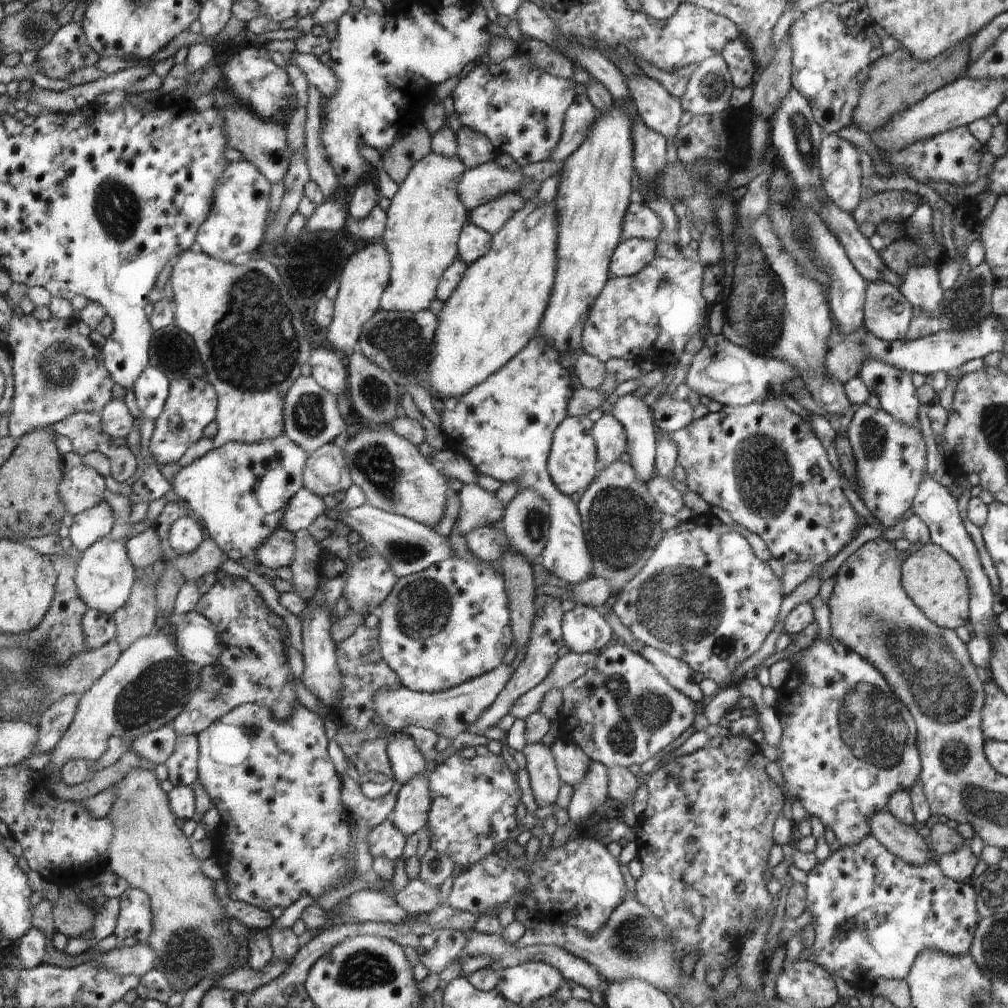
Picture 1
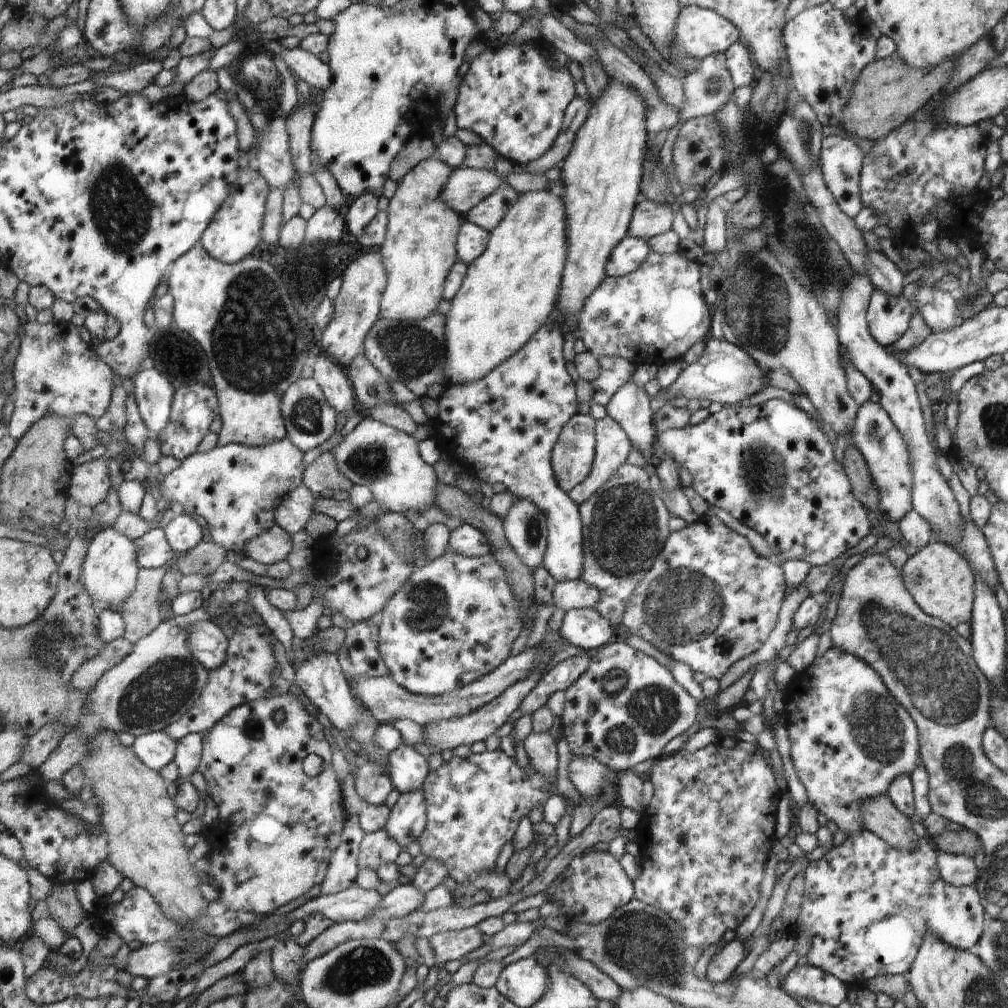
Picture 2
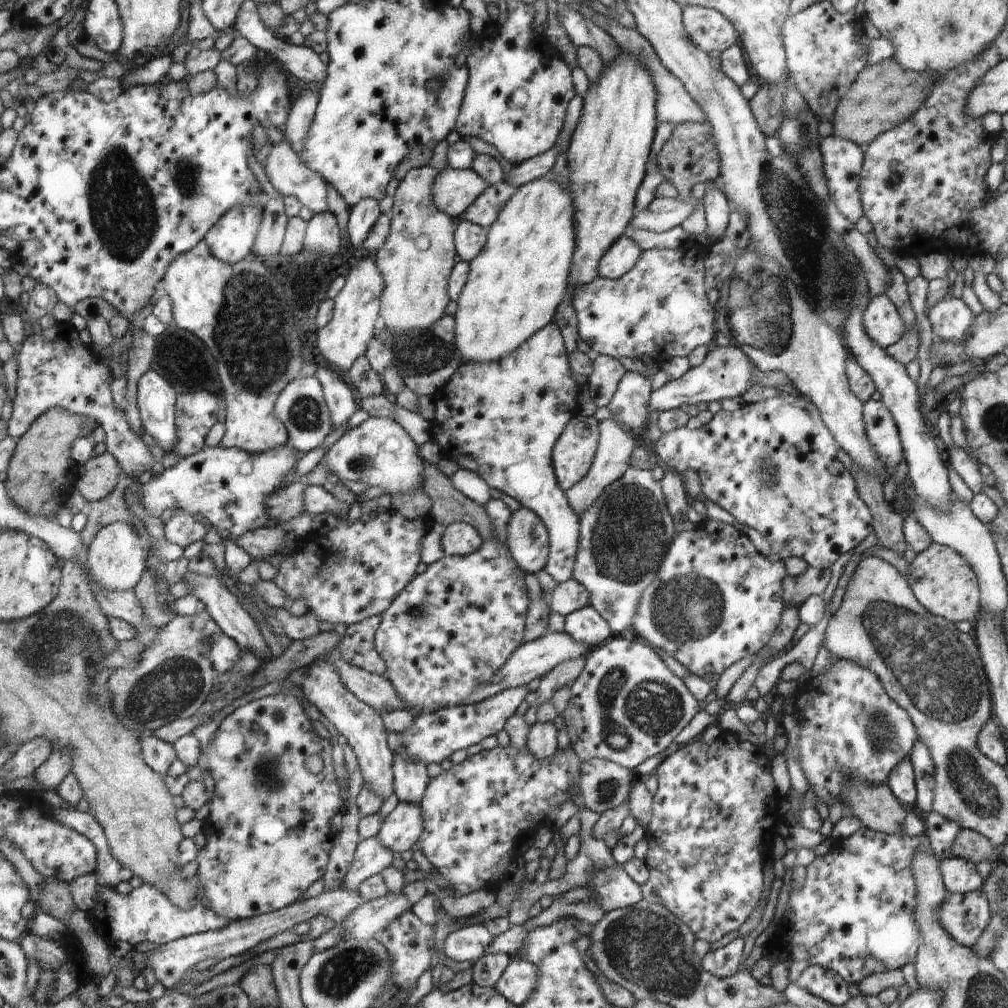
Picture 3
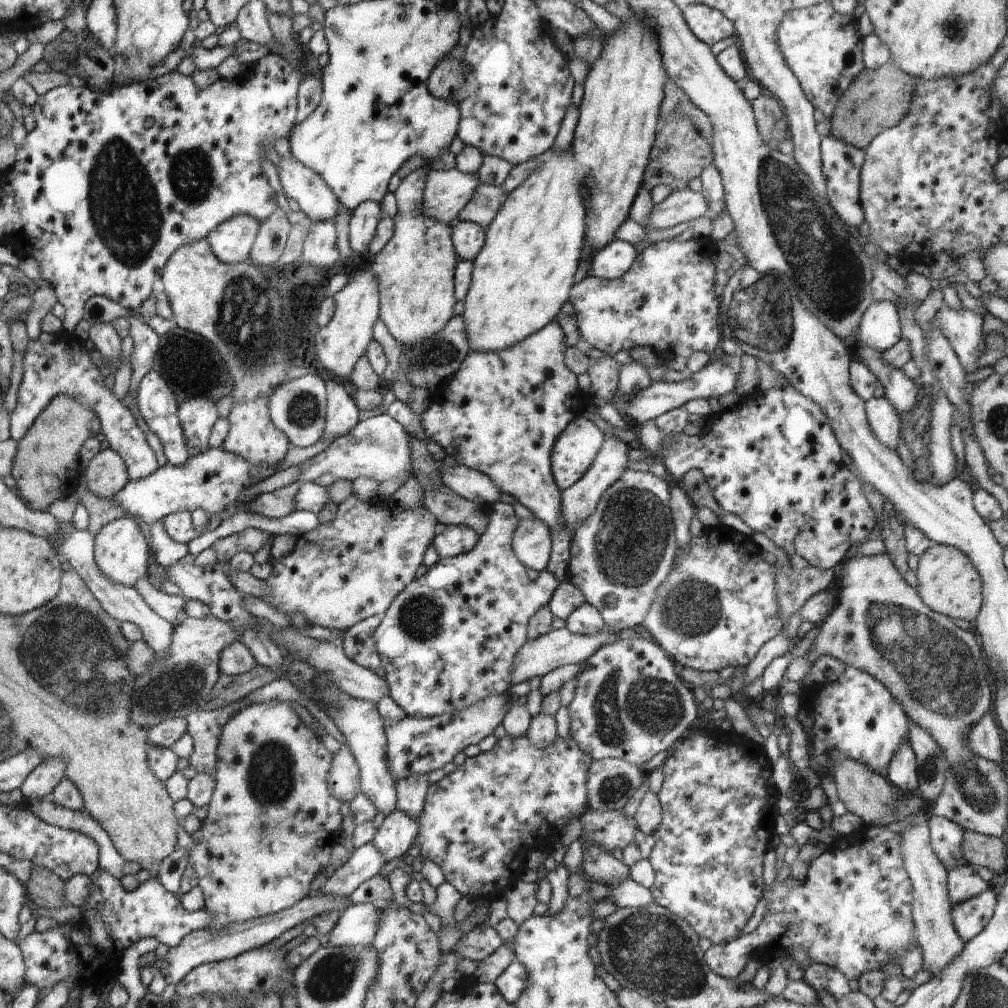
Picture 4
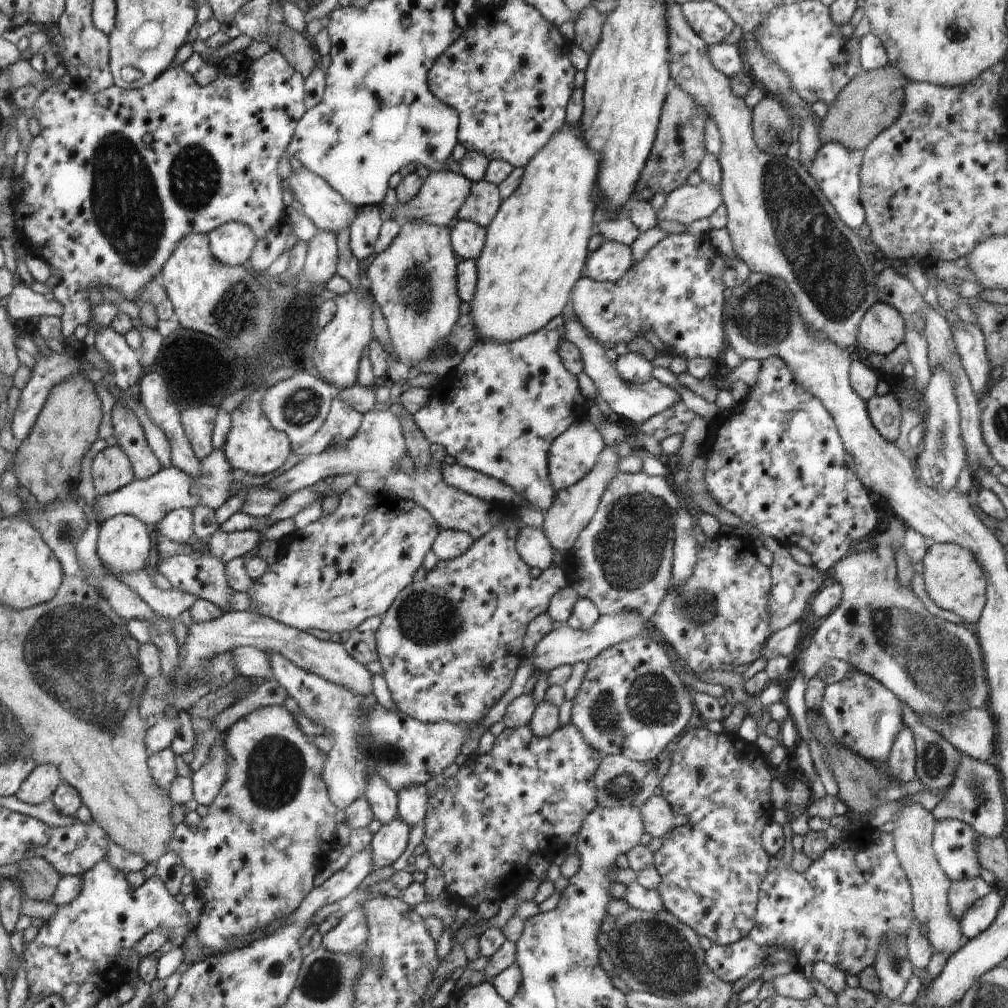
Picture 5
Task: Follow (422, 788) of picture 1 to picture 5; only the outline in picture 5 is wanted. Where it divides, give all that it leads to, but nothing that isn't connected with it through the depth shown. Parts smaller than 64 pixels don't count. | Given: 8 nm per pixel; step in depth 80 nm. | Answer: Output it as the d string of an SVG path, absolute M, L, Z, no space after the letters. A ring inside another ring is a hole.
M396 816L373 834L369 847L373 854L375 870L392 864L402 856L408 846L411 830L412 827L407 822Z

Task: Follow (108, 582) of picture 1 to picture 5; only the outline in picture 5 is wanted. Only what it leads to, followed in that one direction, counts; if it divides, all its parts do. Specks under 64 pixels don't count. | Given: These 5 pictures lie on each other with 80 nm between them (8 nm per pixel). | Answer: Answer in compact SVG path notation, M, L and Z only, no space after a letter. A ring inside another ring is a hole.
M119 514L110 517L100 524L97 538L97 555L100 562L109 570L118 575L127 575L138 571L144 571L148 552L150 552L150 534L146 530L146 524L141 519L132 515Z

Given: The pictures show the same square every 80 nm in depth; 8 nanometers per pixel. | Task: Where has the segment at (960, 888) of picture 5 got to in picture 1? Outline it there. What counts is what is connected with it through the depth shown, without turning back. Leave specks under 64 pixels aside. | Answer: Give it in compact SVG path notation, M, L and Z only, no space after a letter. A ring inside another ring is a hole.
M969 844L958 847L954 852L939 856L936 861L940 864L941 871L948 879L956 882L969 882L973 878L973 872L979 857L970 850Z

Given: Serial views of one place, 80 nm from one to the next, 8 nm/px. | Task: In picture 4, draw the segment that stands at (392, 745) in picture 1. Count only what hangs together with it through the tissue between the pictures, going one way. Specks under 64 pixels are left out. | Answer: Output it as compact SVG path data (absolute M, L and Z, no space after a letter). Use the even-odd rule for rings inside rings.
M406 775L395 780L397 792L397 808L418 818L425 805L429 780L426 775Z

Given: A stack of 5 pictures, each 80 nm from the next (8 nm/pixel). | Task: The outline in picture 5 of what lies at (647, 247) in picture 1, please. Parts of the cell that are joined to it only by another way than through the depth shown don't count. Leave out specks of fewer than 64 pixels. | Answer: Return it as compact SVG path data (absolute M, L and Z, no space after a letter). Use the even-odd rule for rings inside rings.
M605 240L586 262L587 276L597 281L615 283L632 266L632 252L627 244Z

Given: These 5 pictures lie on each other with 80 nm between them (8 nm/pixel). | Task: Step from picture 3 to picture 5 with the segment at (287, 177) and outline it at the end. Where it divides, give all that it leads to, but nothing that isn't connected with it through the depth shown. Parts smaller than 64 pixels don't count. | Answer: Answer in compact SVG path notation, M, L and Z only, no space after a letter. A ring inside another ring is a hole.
M306 168L301 171L292 171L287 181L289 181L290 192L292 192L294 200L300 204L299 210L310 218L316 229L329 230L338 234L342 229L349 228L350 224L356 220L356 216L361 214L360 207L352 206L340 192L334 190L334 187L326 182L325 178Z

